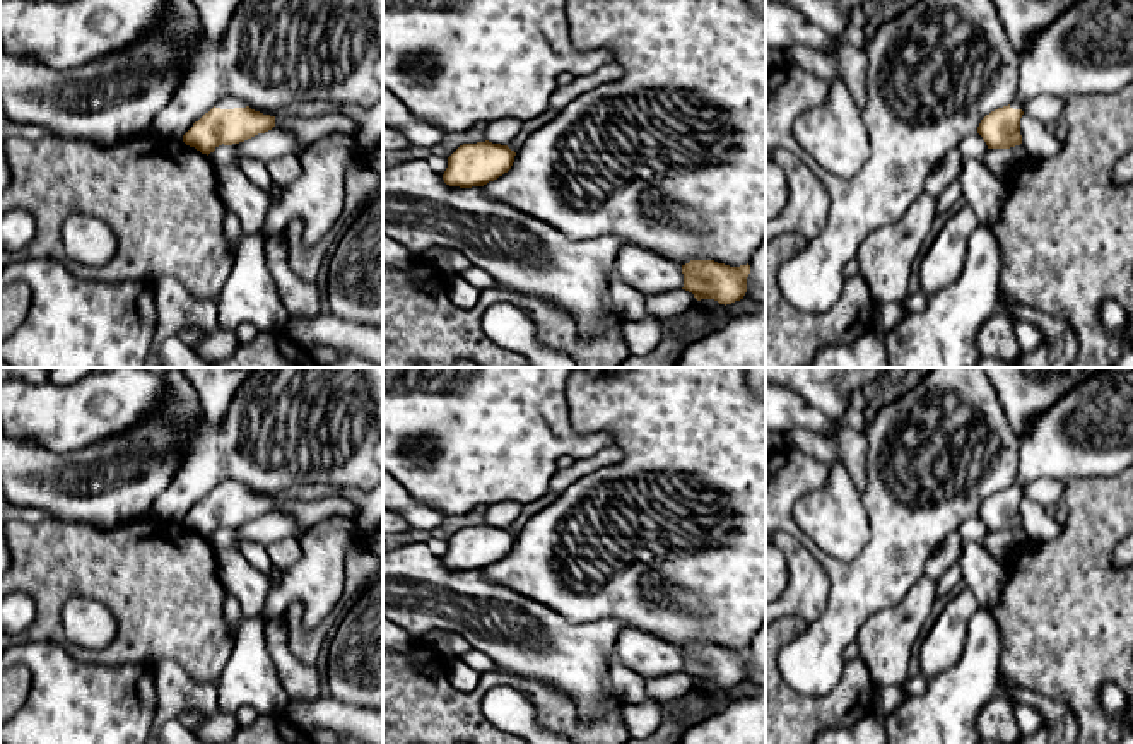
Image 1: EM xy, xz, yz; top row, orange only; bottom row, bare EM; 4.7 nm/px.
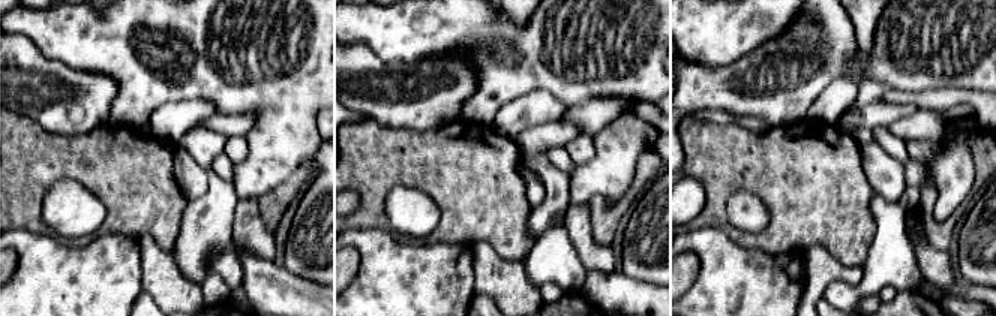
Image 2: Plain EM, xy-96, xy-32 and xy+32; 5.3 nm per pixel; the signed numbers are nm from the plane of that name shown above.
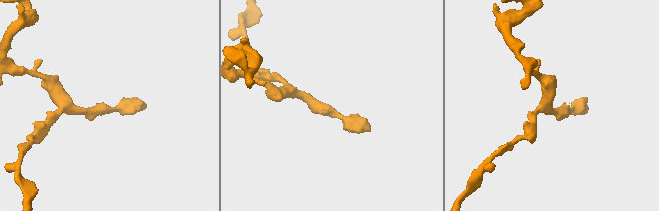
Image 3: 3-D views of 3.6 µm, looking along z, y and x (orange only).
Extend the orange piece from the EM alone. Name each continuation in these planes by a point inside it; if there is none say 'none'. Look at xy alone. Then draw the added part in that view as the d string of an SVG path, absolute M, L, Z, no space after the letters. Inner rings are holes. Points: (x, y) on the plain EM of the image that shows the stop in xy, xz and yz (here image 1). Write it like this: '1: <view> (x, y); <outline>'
1: xy (226, 486); M227 479L227 481L222 481L215 491L220 491L220 493L234 493L234 491L246 491L248 487L243 484L243 482L238 482L238 481L232 481L232 479Z

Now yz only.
1: yz (1089, 431); M1104 368L1099 375L1077 385L1060 397L1041 416L1034 417L1027 434L1019 438L1017 481L1013 493L1037 479L1048 477L1070 482L1082 477L1109 477L1123 472L1133 464L1133 368Z

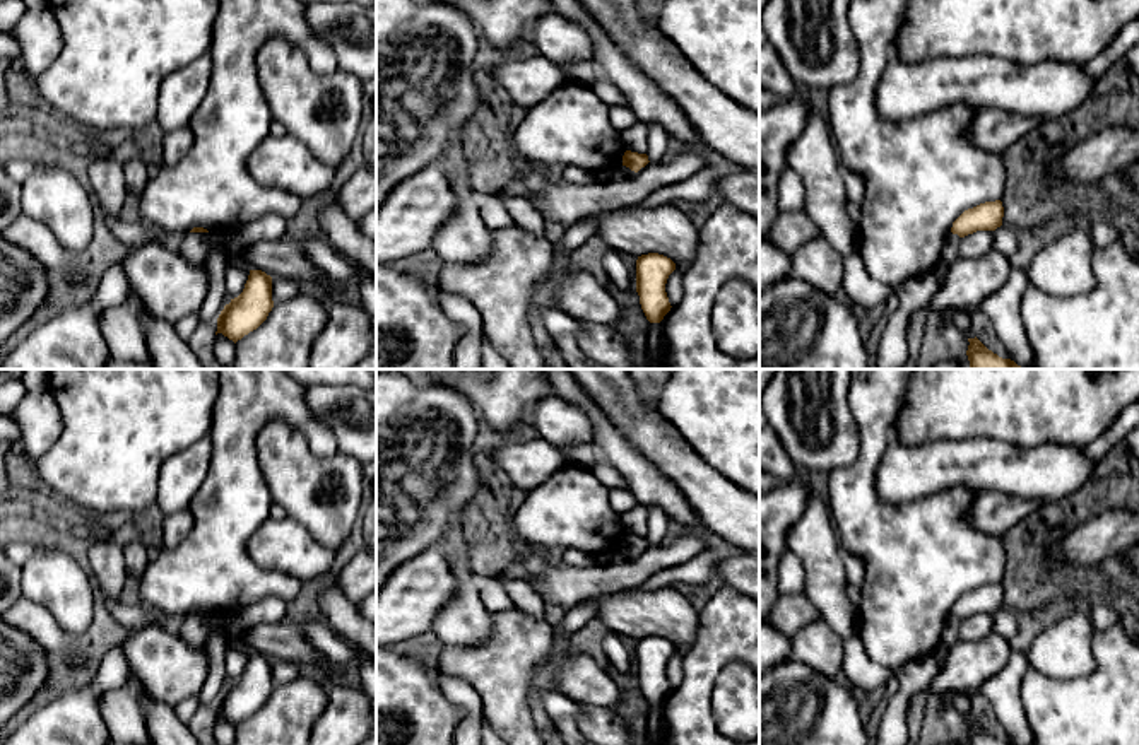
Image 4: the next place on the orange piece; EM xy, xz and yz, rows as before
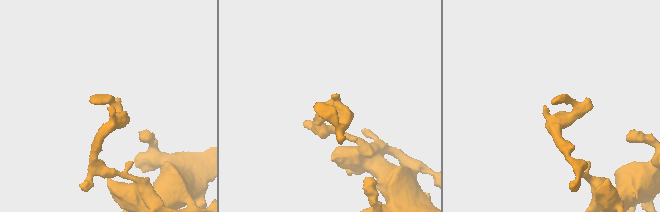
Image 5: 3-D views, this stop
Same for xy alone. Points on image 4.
none

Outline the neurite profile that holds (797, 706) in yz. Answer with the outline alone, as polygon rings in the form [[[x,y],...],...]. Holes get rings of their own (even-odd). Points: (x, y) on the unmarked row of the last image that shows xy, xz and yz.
[[[792,658],[759,677],[759,745],[867,745],[853,689]]]

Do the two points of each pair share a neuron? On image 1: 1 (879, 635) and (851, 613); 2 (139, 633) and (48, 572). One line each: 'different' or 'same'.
1: different
2: same

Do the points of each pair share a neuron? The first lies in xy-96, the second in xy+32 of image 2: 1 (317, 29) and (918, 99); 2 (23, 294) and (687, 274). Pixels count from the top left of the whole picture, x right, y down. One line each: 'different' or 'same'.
1: different
2: different

